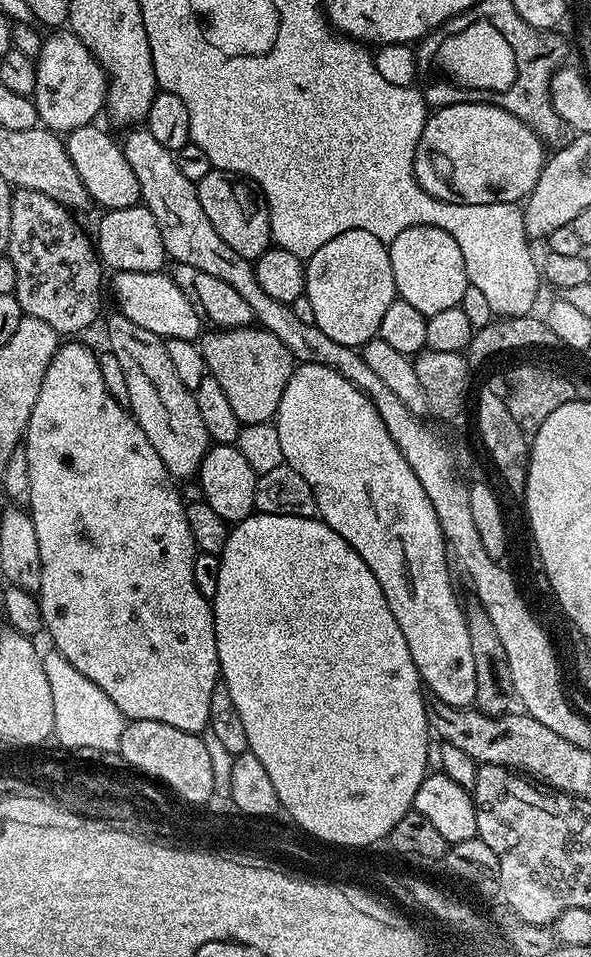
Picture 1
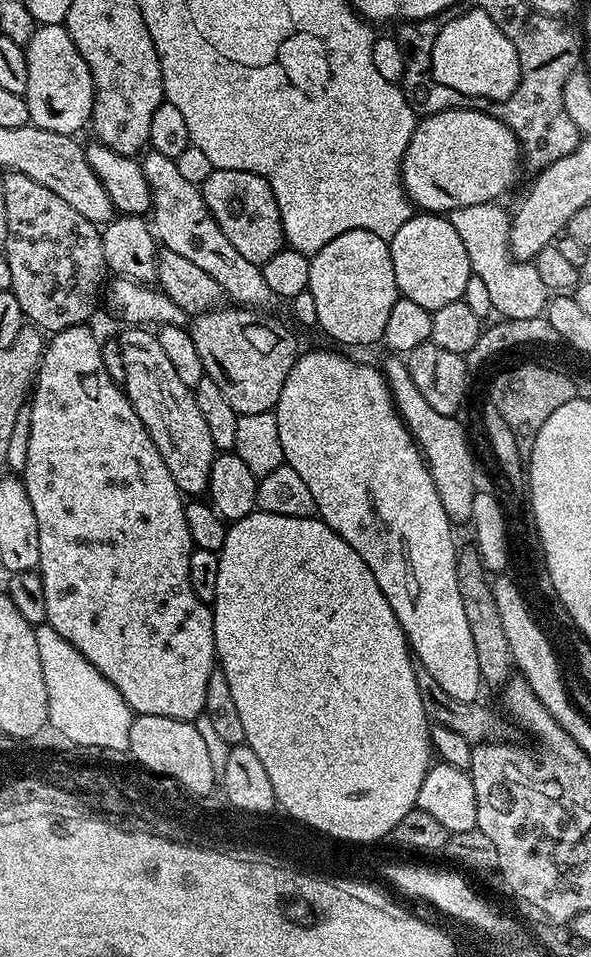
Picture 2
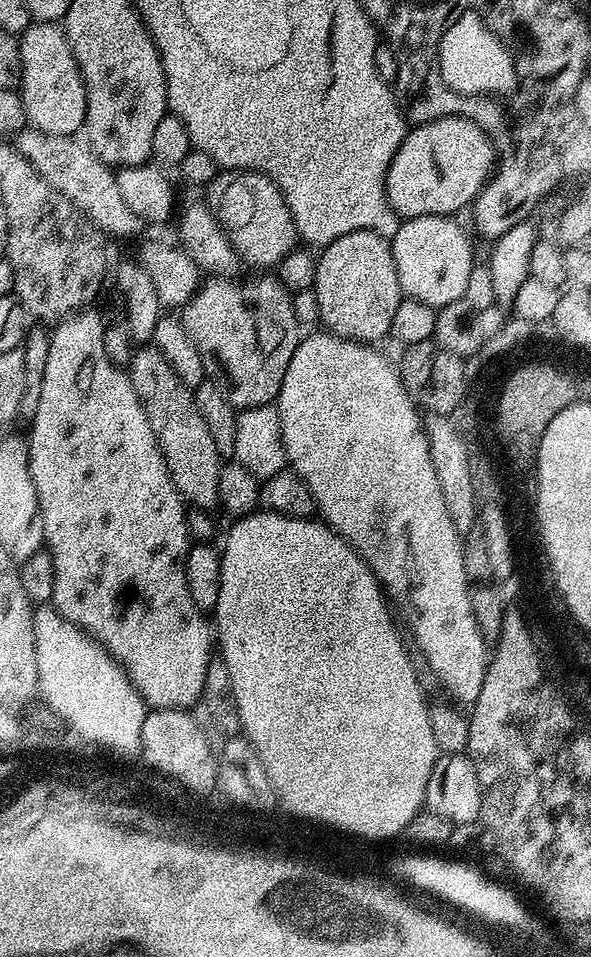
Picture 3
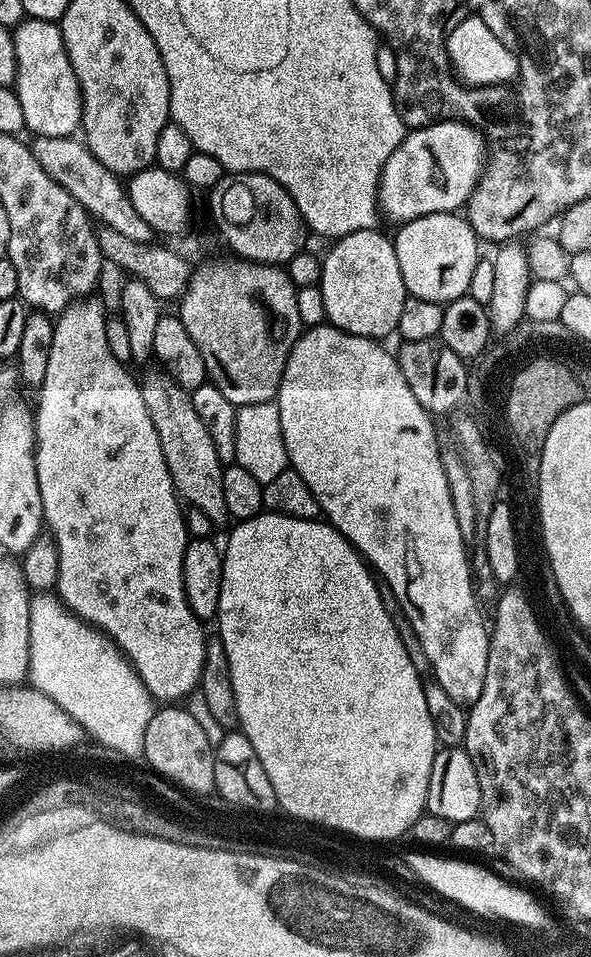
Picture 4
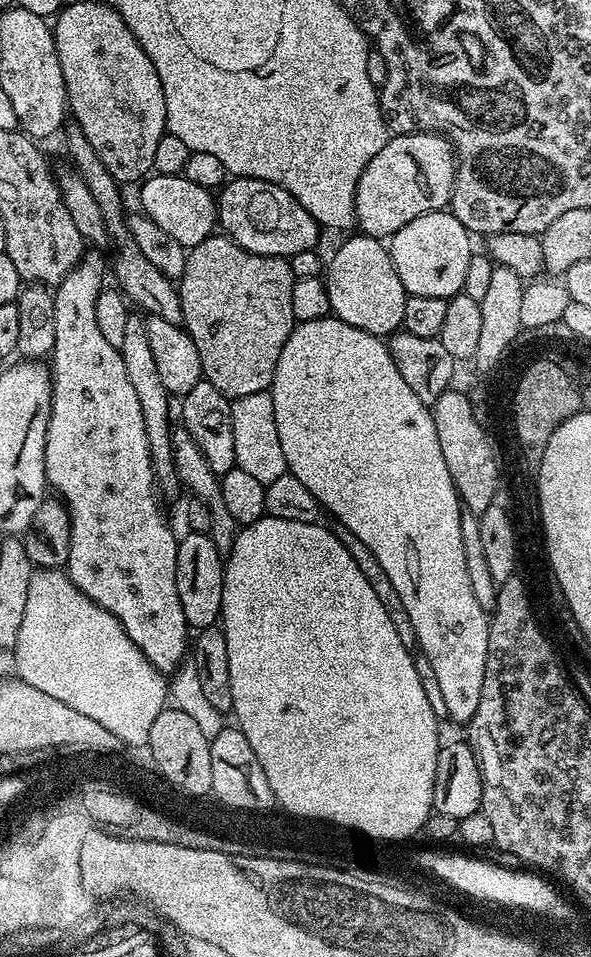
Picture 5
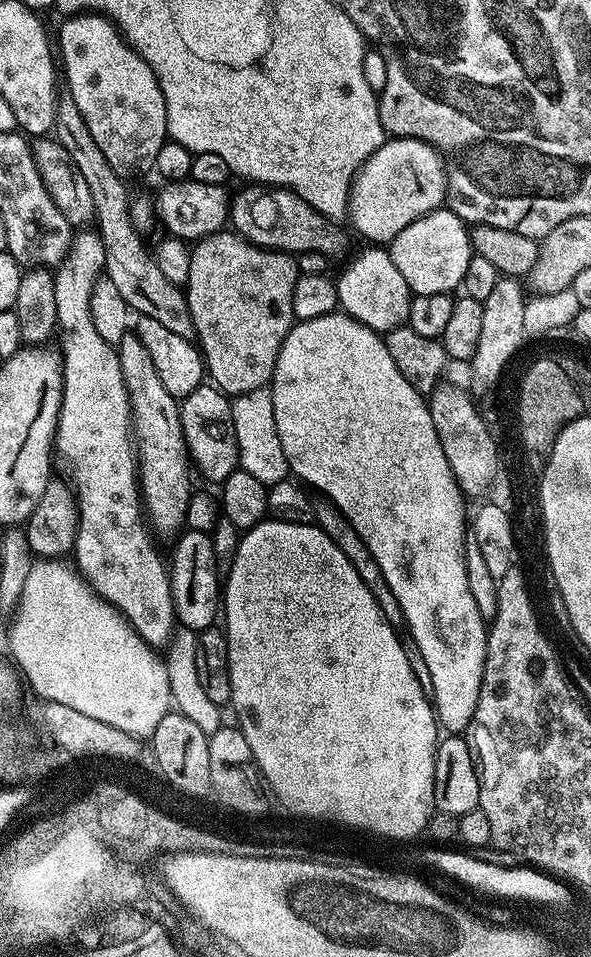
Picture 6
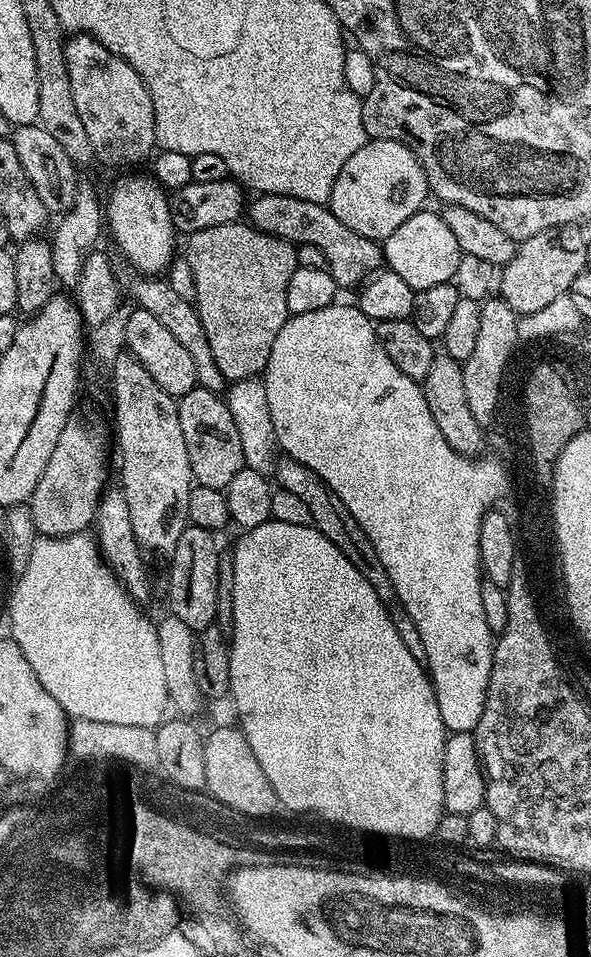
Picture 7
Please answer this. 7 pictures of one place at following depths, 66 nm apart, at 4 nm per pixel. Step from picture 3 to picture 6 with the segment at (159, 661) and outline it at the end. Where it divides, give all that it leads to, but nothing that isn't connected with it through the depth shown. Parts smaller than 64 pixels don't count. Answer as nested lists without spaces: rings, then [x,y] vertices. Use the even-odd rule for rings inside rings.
[[[80,230],[73,235],[68,250],[60,261],[54,272],[54,306],[56,307],[56,323],[58,325],[58,334],[62,336],[62,355],[64,358],[64,393],[62,394],[62,402],[60,403],[60,421],[56,423],[56,439],[54,448],[57,453],[60,452],[66,459],[72,462],[74,476],[76,478],[75,493],[80,505],[80,525],[76,531],[76,547],[74,549],[75,565],[82,576],[88,581],[93,589],[109,604],[120,611],[127,618],[132,629],[142,637],[147,644],[153,646],[165,645],[174,630],[177,623],[176,611],[172,605],[172,581],[170,579],[170,568],[160,557],[158,549],[152,545],[153,537],[150,535],[149,529],[146,527],[145,517],[142,515],[142,497],[140,494],[140,486],[138,483],[138,457],[134,451],[134,433],[132,431],[132,412],[128,406],[128,395],[126,394],[126,384],[122,382],[122,370],[118,366],[118,354],[115,347],[106,342],[106,338],[102,338],[102,334],[98,334],[97,328],[94,326],[94,318],[90,318],[90,290],[94,288],[94,281],[104,272],[104,247],[102,246],[102,238],[99,232],[95,230]]]

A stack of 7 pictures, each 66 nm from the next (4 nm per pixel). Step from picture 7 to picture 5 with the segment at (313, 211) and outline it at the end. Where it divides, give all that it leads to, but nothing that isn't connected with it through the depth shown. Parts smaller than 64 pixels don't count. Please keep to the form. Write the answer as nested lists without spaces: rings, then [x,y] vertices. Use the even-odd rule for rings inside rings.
[[[249,176],[229,179],[219,189],[218,224],[235,244],[252,254],[285,258],[313,251],[322,233],[321,224],[286,190]]]

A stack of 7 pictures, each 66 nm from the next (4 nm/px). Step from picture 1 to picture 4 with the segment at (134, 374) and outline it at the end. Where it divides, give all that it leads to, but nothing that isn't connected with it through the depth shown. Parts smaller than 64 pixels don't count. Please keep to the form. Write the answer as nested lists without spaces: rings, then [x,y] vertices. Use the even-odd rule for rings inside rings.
[[[171,378],[163,379],[143,381],[142,398],[146,402],[146,410],[150,410],[154,430],[158,430],[158,442],[162,442],[162,454],[170,470],[172,485],[185,505],[202,510],[217,529],[227,529],[230,517],[226,510],[226,497],[222,494],[225,465],[218,458],[218,450],[214,450],[208,427],[194,410],[189,389],[179,388]]]

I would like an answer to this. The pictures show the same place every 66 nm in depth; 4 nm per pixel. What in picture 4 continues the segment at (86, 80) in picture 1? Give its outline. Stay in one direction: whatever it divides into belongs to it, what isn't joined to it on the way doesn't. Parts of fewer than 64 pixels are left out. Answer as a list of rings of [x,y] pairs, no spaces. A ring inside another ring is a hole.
[[[24,18],[12,32],[14,54],[16,55],[16,83],[18,102],[22,102],[22,118],[24,126],[33,137],[66,136],[71,137],[72,131],[80,128],[82,102],[78,78],[74,74],[74,66],[70,66],[70,58],[66,54],[66,46],[62,42],[59,23],[51,20],[33,20]]]

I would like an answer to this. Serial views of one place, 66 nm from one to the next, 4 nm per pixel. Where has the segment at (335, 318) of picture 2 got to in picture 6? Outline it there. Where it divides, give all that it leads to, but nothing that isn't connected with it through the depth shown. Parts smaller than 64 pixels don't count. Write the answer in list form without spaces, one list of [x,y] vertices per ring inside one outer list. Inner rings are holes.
[[[368,246],[348,264],[348,269],[336,280],[339,307],[370,330],[381,334],[407,325],[410,302],[414,293],[406,286],[406,278],[394,266],[391,251],[380,246]]]

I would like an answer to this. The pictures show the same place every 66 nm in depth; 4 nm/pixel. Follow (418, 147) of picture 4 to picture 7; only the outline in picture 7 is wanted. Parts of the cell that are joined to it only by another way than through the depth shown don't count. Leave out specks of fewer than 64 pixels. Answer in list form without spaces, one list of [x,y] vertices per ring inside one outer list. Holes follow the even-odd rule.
[[[373,140],[362,146],[362,150],[357,150],[353,156],[346,161],[346,166],[338,173],[338,178],[334,178],[334,190],[330,194],[327,207],[331,208],[334,218],[342,222],[345,226],[350,226],[354,234],[362,234],[366,238],[382,242],[406,222],[415,212],[421,211],[425,207],[424,199],[429,199],[430,189],[428,179],[418,162],[418,158],[402,142],[393,140]]]

